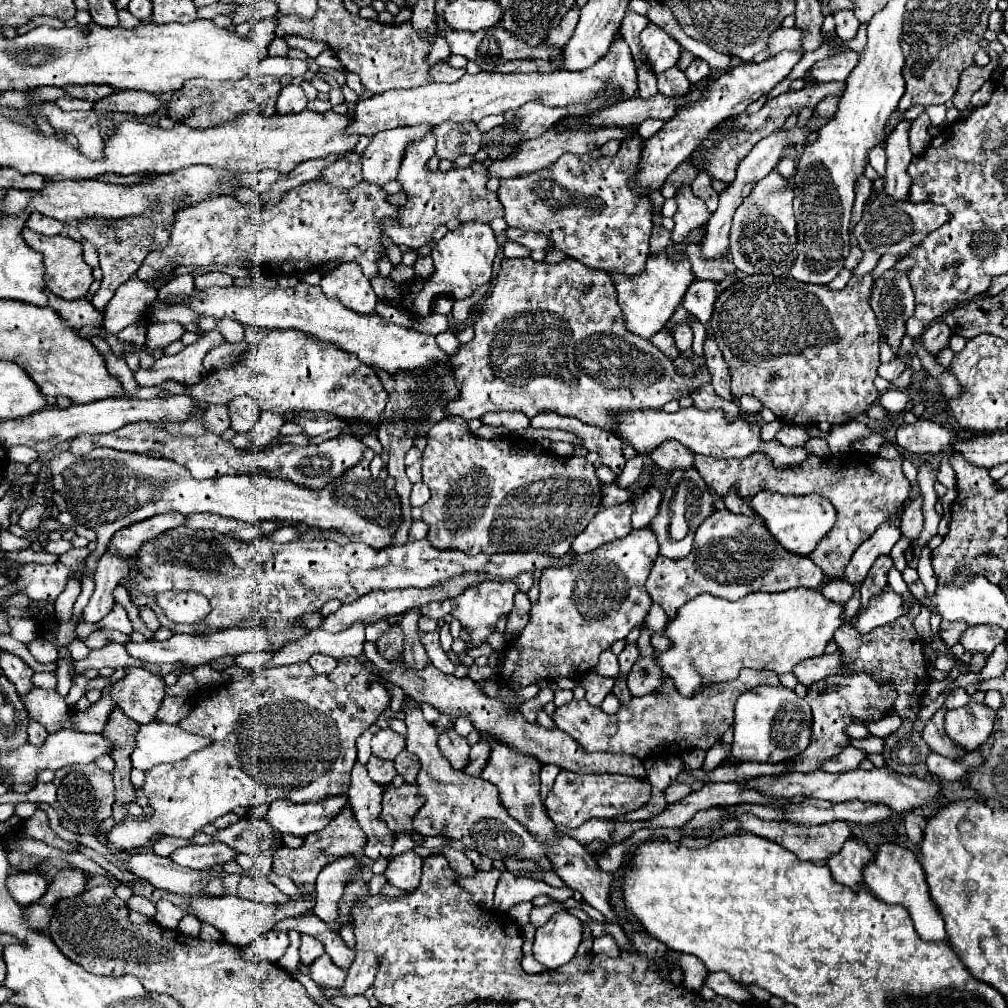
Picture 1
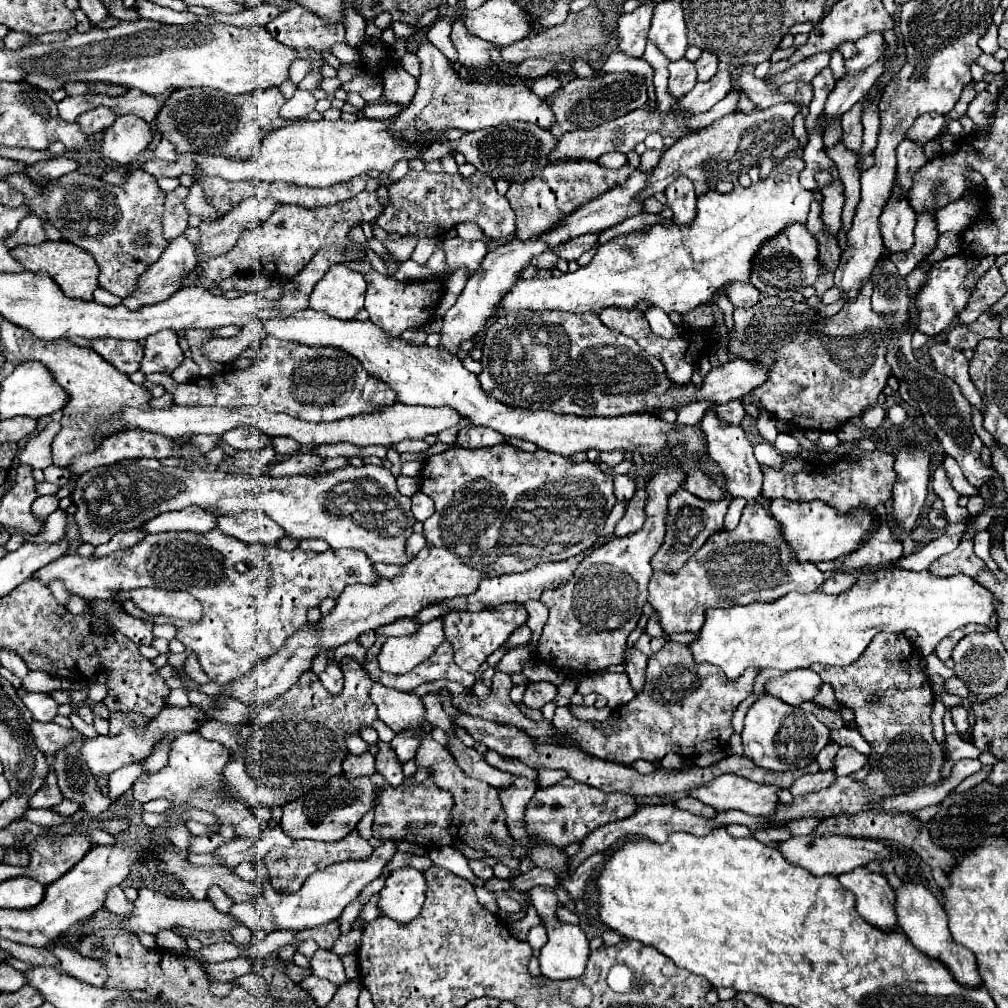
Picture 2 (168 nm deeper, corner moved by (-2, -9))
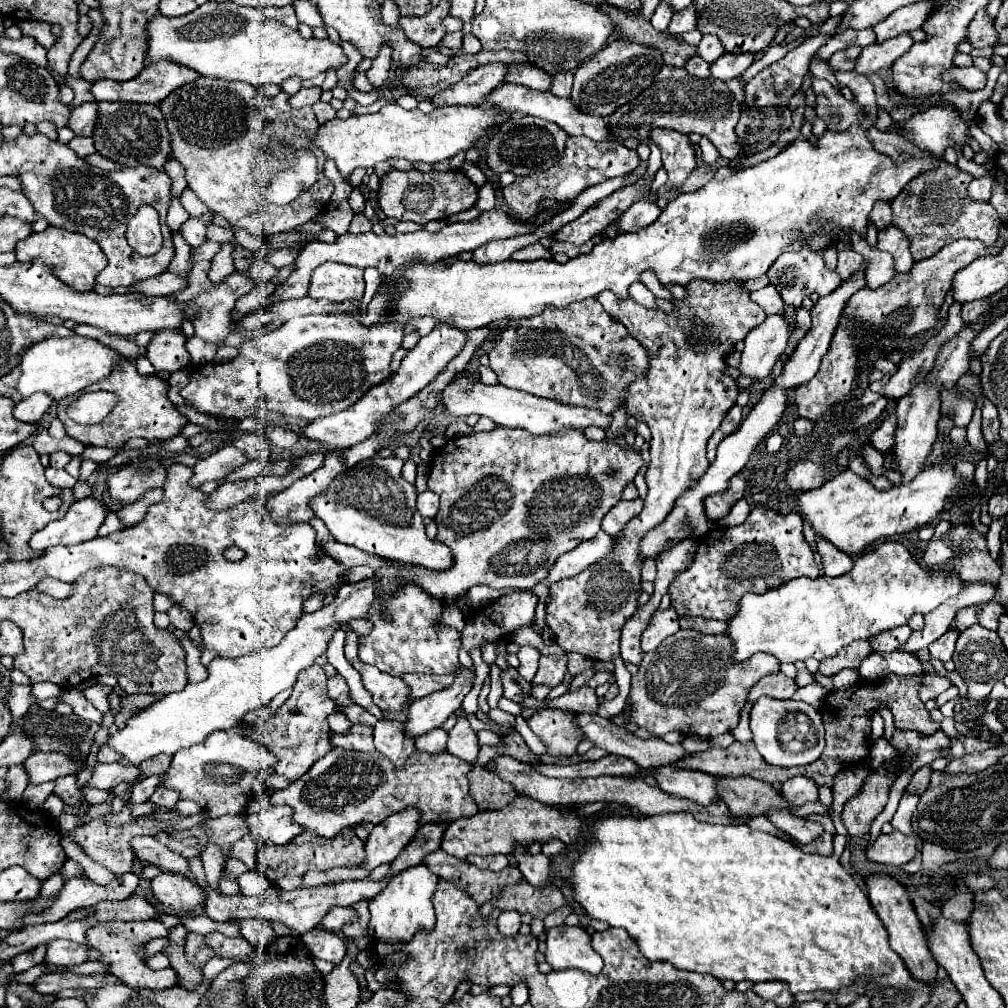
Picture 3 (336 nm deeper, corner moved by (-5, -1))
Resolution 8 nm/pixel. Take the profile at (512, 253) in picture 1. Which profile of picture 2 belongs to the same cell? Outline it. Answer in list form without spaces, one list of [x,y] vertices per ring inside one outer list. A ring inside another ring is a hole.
[[[543,253],[543,255],[535,257],[535,259],[531,261],[531,265],[539,267],[539,269],[553,269],[555,263],[557,263],[557,259],[559,259],[559,257],[555,257],[553,253]]]

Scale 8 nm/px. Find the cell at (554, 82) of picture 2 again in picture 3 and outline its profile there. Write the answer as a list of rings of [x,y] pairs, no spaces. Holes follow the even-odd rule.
[[[564,71],[564,73],[556,73],[552,75],[552,87],[550,91],[558,97],[570,97],[570,91],[572,91],[572,73]]]

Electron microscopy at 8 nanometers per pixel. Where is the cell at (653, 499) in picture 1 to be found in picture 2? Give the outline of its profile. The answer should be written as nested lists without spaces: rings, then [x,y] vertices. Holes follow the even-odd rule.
[[[639,487],[633,495],[633,499],[627,503],[623,517],[617,521],[615,525],[615,535],[623,537],[623,535],[631,535],[633,531],[639,531],[643,527],[645,521],[645,501],[647,501],[647,493]]]

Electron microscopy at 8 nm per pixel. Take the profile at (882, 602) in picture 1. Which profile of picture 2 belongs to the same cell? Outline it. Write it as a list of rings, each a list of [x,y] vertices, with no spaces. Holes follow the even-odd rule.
[[[883,567],[877,571],[863,573],[851,587],[851,591],[839,595],[827,595],[823,591],[813,591],[805,595],[787,593],[787,597],[781,597],[779,601],[771,603],[709,609],[705,627],[699,633],[699,639],[691,645],[691,651],[697,663],[713,663],[721,667],[729,679],[737,679],[747,667],[773,667],[779,671],[809,669],[815,663],[847,667],[865,651],[865,647],[877,633],[903,633],[905,629],[915,629],[919,637],[914,645],[921,655],[926,657],[935,651],[935,645],[943,637],[947,637],[957,627],[965,627],[969,623],[987,625],[989,619],[995,615],[995,605],[995,597],[967,575],[937,577],[927,569],[917,573],[903,567]]]

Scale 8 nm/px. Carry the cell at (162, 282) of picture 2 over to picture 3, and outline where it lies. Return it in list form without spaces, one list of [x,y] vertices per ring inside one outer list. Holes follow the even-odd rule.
[[[202,215],[202,217],[190,217],[182,227],[180,235],[188,245],[200,245],[206,241],[206,223],[212,221],[212,215]]]

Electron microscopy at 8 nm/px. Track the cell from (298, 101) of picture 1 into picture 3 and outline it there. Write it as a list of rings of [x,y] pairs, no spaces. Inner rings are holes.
[[[302,87],[296,95],[290,97],[290,105],[294,109],[302,109],[302,107],[314,105],[320,99],[320,93],[322,93],[320,87]]]

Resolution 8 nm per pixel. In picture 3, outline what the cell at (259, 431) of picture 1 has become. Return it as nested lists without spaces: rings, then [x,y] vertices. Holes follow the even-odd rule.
[[[222,445],[214,453],[210,453],[206,459],[200,459],[194,465],[194,475],[190,479],[190,485],[198,487],[204,481],[220,481],[234,469],[242,467],[246,461],[250,459],[246,457],[244,451],[236,449],[234,445]]]

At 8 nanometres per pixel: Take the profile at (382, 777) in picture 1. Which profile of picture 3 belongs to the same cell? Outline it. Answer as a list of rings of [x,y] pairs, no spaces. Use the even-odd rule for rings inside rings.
[[[378,721],[374,727],[374,745],[396,767],[402,767],[414,751],[414,741],[402,737],[402,723],[398,721]]]

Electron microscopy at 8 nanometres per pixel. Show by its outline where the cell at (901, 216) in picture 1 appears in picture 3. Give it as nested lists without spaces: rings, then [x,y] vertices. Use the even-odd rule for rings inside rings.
[[[988,175],[974,179],[968,187],[968,197],[974,201],[988,201],[990,193],[992,193],[992,183],[994,183],[994,179]]]

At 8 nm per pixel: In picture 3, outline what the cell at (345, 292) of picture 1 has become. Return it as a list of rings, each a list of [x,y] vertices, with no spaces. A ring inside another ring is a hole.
[[[326,263],[314,269],[308,295],[312,299],[328,299],[332,303],[360,301],[364,293],[362,269],[338,263]]]

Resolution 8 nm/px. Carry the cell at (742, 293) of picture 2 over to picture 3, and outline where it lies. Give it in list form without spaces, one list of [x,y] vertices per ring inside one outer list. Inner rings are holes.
[[[768,285],[768,287],[764,287],[764,289],[758,289],[758,291],[752,291],[752,293],[750,293],[750,299],[752,299],[754,303],[758,303],[768,315],[782,313],[782,309],[784,309],[782,297],[778,295],[778,291],[776,291],[772,285]]]

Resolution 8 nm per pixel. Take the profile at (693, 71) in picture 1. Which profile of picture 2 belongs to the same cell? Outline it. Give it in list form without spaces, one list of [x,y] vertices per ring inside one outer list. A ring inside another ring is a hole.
[[[703,51],[701,57],[695,61],[695,67],[697,67],[697,73],[699,73],[699,81],[707,81],[717,73],[719,59],[715,57],[715,53]]]

